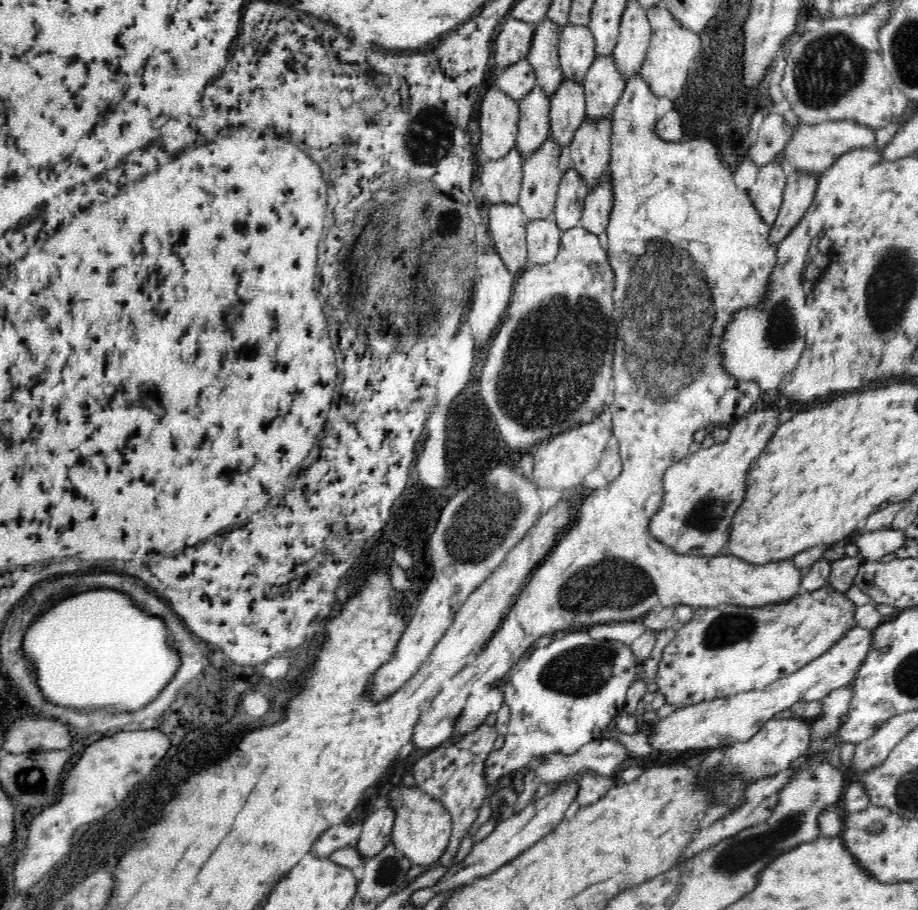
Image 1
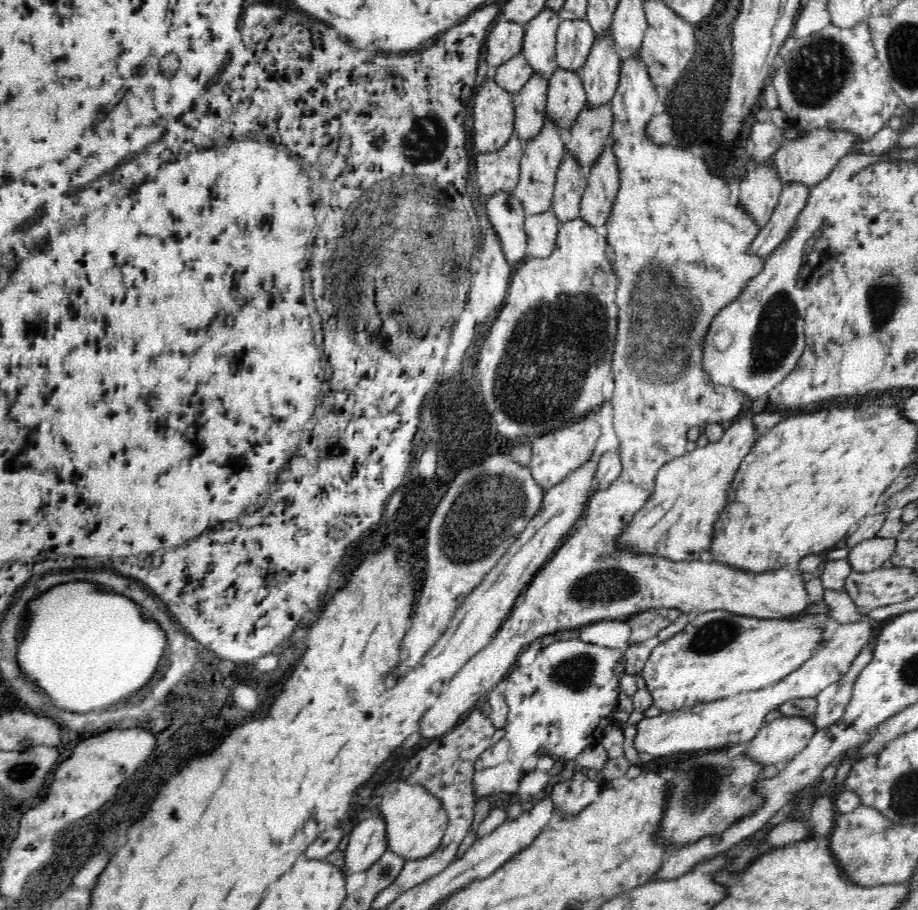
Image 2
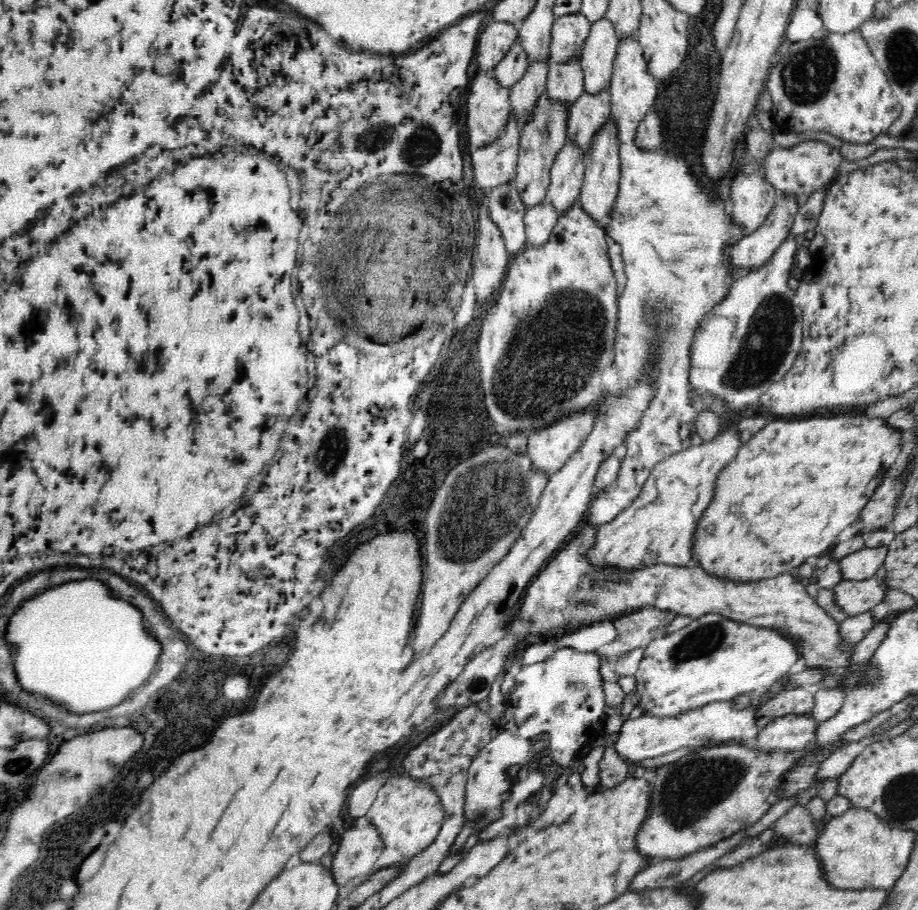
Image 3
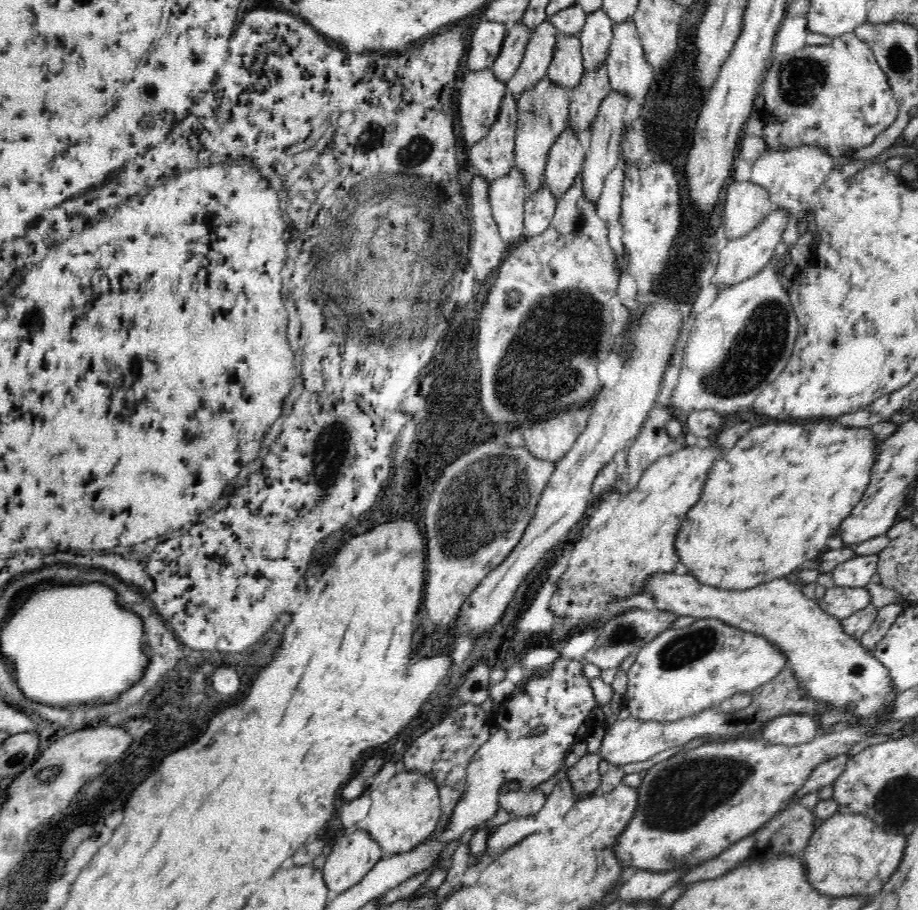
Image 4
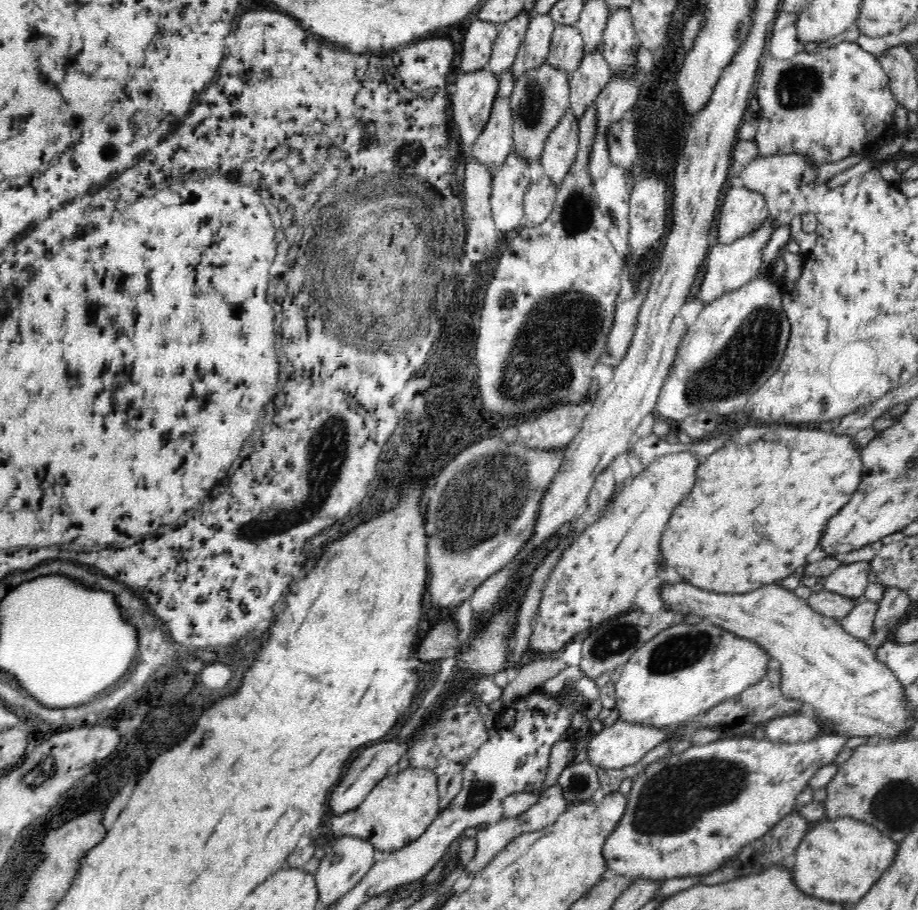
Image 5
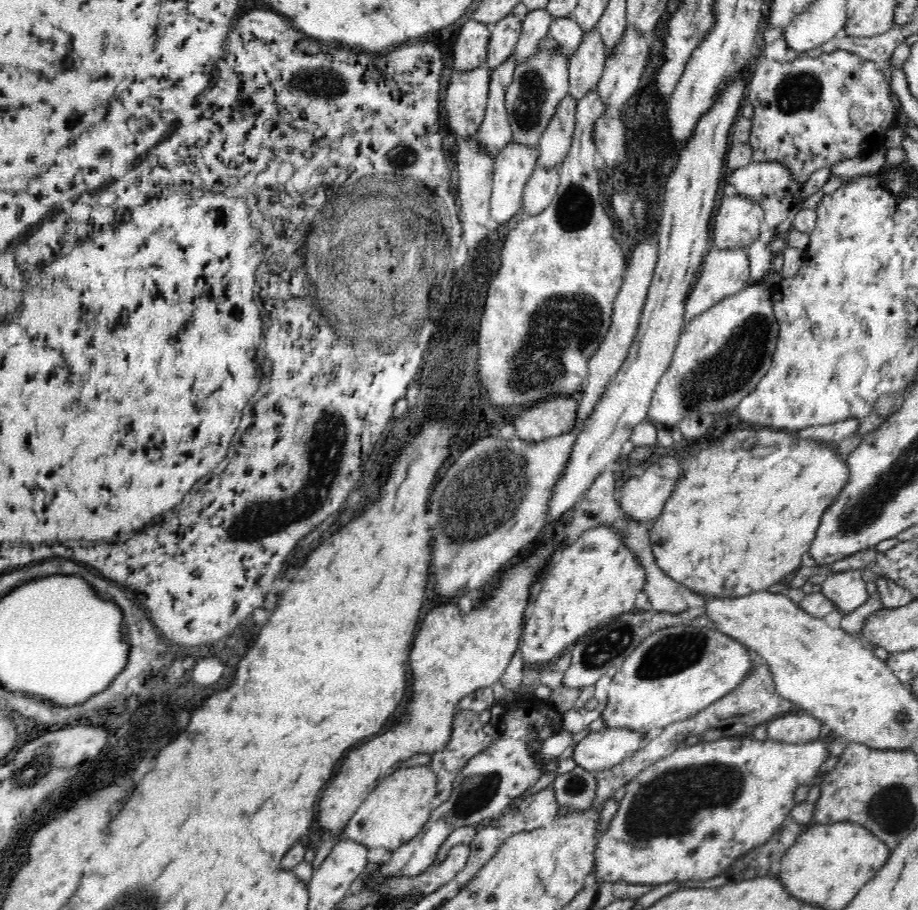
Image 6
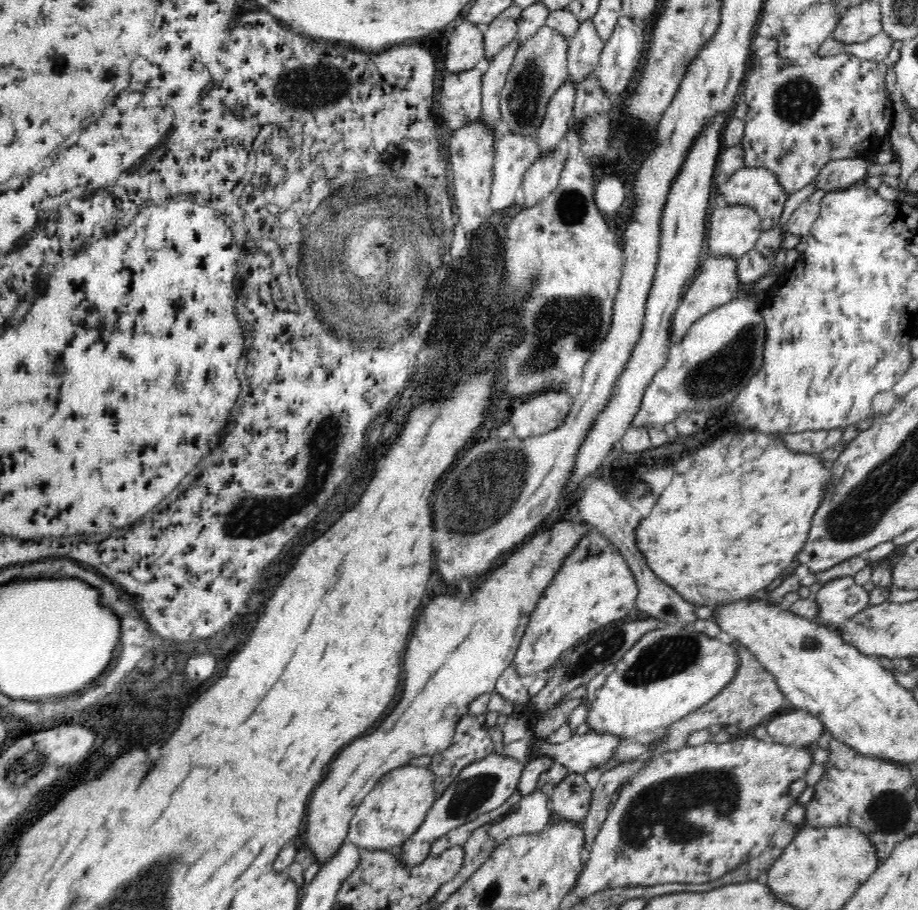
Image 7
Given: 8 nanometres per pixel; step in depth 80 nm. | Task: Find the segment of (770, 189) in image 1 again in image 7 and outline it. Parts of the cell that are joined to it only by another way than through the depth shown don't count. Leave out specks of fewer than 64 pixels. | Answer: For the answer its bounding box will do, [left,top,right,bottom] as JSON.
[705,205,761,260]

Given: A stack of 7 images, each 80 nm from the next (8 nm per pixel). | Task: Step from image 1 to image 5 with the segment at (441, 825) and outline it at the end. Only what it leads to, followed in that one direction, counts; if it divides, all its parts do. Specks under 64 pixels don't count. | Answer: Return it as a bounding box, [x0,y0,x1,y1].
[342,768,440,862]

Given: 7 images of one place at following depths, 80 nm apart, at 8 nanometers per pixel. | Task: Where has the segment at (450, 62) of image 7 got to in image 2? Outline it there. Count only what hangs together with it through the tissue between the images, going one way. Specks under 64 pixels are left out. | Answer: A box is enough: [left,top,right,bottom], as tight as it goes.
[484,18,524,71]

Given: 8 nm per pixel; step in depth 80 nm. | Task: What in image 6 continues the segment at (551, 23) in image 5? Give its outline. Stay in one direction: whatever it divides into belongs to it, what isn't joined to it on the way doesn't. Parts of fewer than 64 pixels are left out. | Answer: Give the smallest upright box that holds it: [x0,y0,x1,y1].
[513,10,553,65]

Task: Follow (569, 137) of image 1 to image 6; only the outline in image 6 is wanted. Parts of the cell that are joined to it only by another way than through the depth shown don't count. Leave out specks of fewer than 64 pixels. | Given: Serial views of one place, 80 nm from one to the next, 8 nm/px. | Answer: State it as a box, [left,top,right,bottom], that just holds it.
[548,16,583,58]

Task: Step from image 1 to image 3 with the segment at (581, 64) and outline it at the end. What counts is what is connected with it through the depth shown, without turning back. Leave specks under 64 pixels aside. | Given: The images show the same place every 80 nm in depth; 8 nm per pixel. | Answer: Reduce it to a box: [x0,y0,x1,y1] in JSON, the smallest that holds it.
[550,12,591,64]

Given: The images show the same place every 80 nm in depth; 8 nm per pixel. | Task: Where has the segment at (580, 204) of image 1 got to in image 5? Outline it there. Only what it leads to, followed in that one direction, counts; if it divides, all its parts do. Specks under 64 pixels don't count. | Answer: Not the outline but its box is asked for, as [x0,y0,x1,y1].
[540,109,579,187]

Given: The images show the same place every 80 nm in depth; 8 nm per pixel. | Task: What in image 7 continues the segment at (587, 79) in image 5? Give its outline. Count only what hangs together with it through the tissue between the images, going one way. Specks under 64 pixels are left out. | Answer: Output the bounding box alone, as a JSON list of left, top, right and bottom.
[567,20,604,88]

